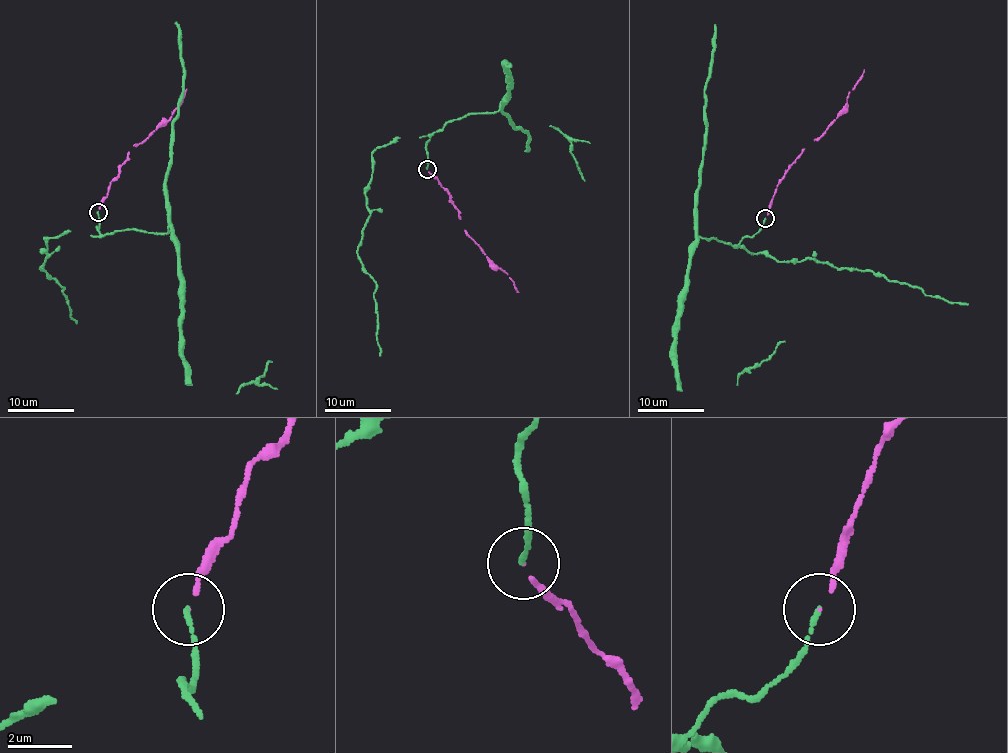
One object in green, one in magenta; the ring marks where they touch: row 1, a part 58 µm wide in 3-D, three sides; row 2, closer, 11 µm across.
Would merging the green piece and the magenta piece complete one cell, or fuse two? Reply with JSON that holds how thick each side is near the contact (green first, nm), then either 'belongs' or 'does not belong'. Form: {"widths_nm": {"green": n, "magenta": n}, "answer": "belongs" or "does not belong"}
{"widths_nm": {"green": 140, "magenta": 90}, "answer": "belongs"}

